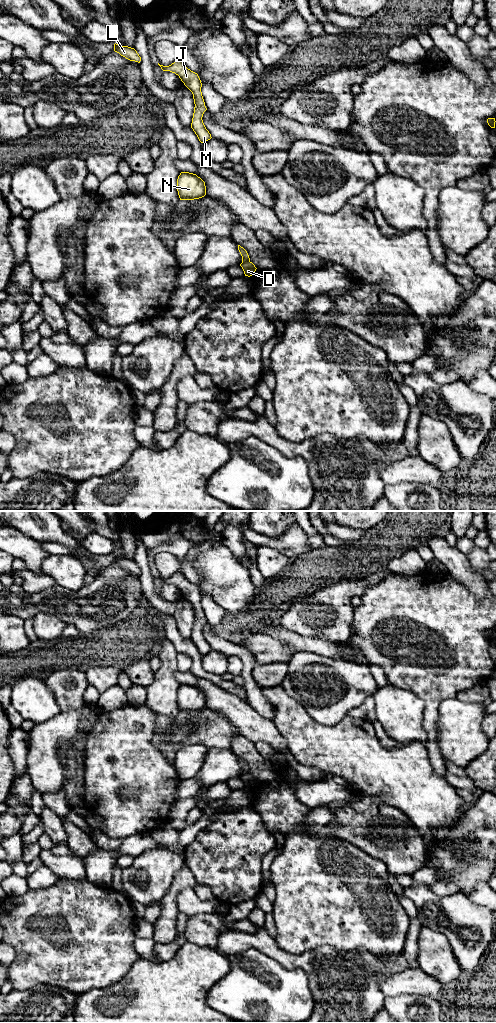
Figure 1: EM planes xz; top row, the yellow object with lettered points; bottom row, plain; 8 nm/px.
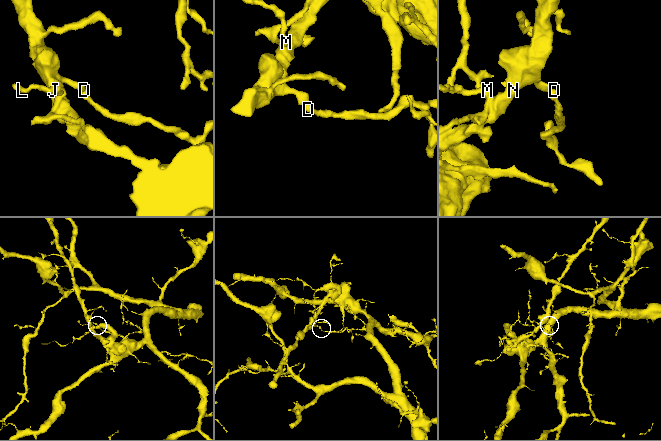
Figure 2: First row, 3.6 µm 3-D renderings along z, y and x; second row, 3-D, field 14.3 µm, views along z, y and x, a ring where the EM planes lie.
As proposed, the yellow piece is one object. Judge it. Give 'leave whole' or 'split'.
split

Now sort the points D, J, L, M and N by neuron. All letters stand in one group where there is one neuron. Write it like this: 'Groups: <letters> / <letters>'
Groups: D J L M / N

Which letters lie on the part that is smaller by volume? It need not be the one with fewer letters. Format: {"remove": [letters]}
{"remove": ["N"]}

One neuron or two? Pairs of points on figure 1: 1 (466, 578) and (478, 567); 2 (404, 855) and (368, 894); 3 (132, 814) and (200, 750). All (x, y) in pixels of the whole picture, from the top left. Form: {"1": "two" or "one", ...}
{"1": "two", "2": "two", "3": "two"}

